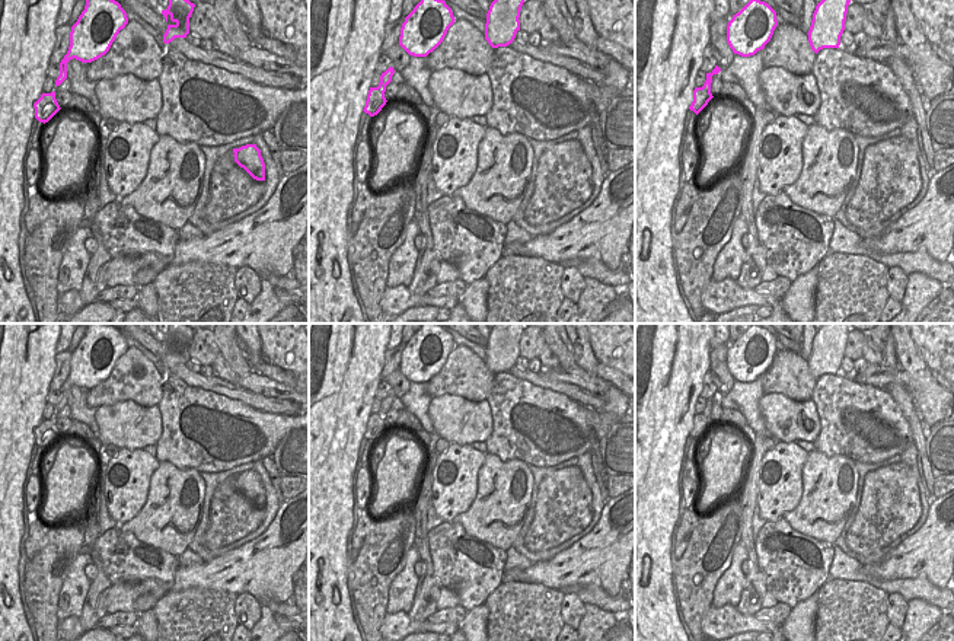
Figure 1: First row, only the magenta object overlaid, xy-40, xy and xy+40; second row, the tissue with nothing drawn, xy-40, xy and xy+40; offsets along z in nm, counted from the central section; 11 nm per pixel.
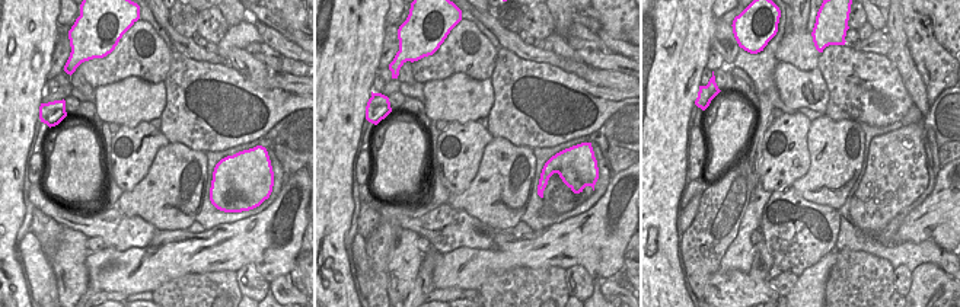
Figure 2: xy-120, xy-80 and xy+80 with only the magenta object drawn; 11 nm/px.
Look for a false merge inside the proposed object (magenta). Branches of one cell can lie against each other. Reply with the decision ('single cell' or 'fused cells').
fused cells

